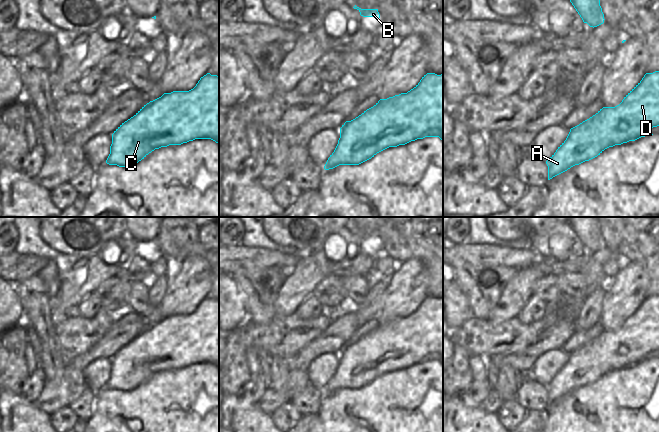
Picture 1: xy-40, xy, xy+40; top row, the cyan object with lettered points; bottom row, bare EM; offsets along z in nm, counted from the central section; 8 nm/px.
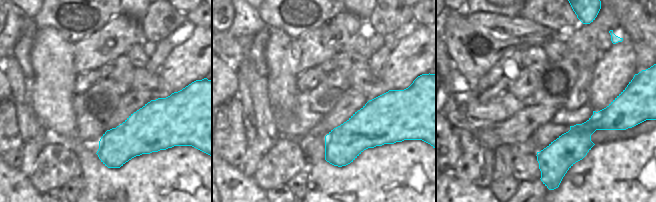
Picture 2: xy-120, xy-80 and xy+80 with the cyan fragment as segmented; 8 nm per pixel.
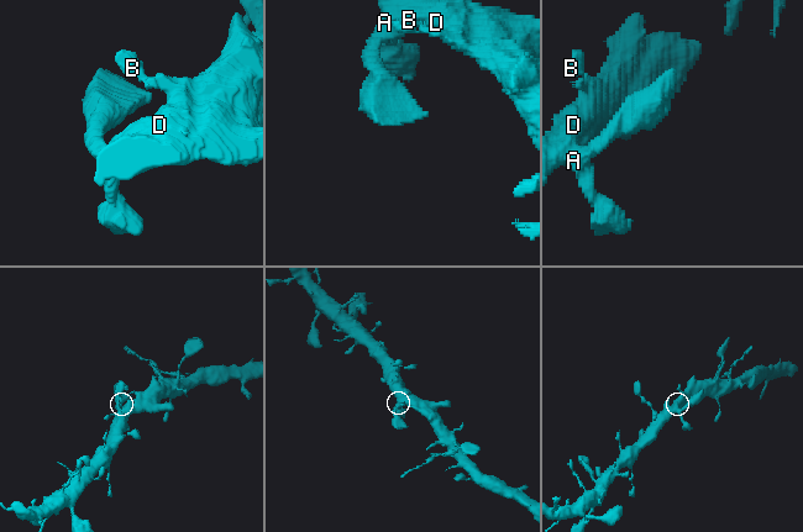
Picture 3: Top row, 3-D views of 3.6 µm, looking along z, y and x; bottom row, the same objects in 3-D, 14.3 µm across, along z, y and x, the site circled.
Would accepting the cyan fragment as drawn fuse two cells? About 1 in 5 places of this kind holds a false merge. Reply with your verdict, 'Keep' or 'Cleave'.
Keep

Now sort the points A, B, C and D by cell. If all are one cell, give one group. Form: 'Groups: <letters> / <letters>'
Groups: A B C D

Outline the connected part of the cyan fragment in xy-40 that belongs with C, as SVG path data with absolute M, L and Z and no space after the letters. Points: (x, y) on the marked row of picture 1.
M207 73L189 91L173 91L144 105L112 134L109 165L131 167L149 153L195 139L211 139L219 145L219 76Z

